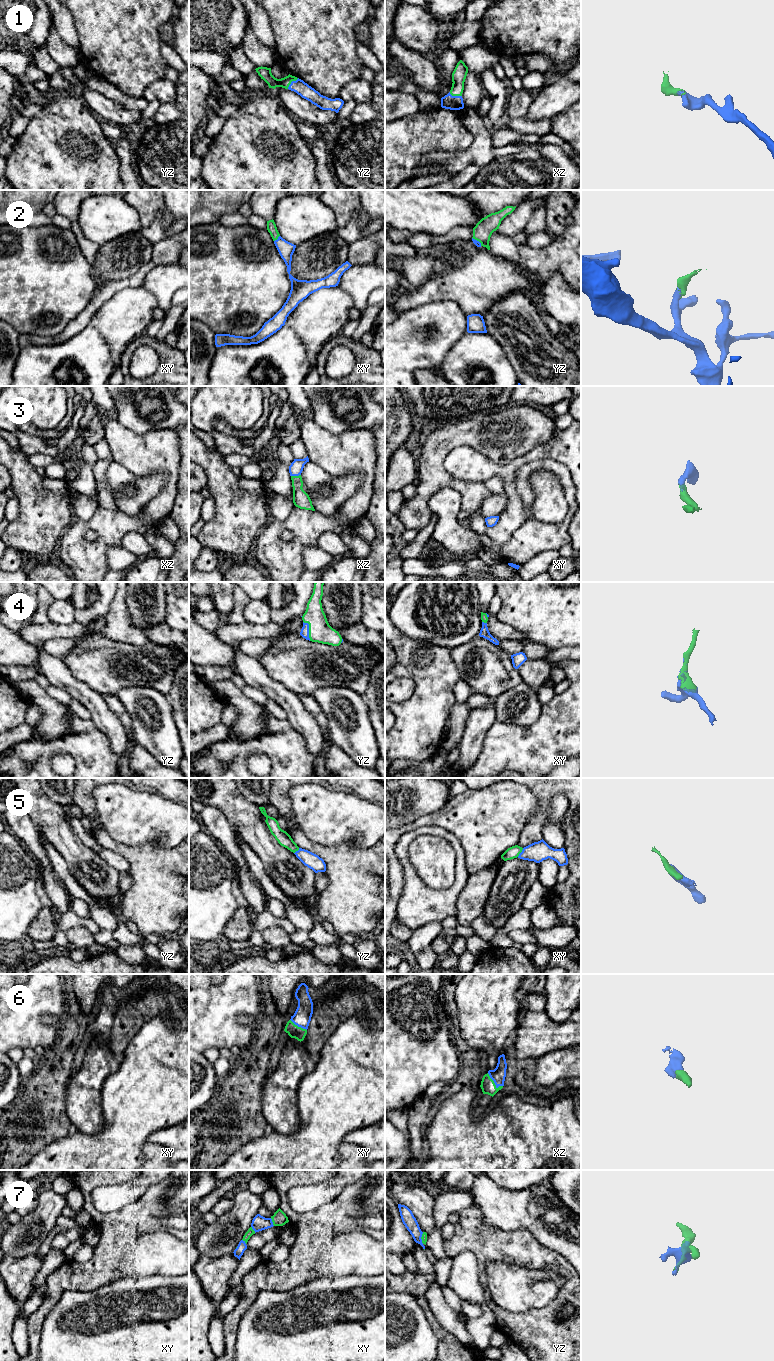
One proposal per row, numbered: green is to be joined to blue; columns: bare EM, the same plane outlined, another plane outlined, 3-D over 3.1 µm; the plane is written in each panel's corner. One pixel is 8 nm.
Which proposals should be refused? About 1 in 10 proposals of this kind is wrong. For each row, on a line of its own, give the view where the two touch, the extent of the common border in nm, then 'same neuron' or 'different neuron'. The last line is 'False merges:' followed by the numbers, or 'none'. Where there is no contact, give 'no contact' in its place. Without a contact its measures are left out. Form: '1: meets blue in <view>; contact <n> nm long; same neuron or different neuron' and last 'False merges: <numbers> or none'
1: meets blue in yz; contact 130 nm long; same neuron
2: meets blue in xy; contact 70 nm long; same neuron
3: meets blue in xz; contact 80 nm long; same neuron
4: meets blue in yz; contact 170 nm long; same neuron
5: meets blue in xy; contact 90 nm long; different neuron
6: meets blue in xz; contact 170 nm long; same neuron
7: meets blue in xy; contact 70 nm long; same neuron
False merges: 5

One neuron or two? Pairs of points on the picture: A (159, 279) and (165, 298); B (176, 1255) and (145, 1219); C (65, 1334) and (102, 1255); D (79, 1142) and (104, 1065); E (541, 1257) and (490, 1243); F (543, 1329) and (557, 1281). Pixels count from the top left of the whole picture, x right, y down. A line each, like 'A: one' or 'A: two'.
A: one
B: two
C: two
D: two
E: one
F: two

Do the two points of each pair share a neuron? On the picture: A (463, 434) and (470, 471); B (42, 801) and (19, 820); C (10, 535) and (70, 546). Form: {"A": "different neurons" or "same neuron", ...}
{"A": "different neurons", "B": "different neurons", "C": "different neurons"}

